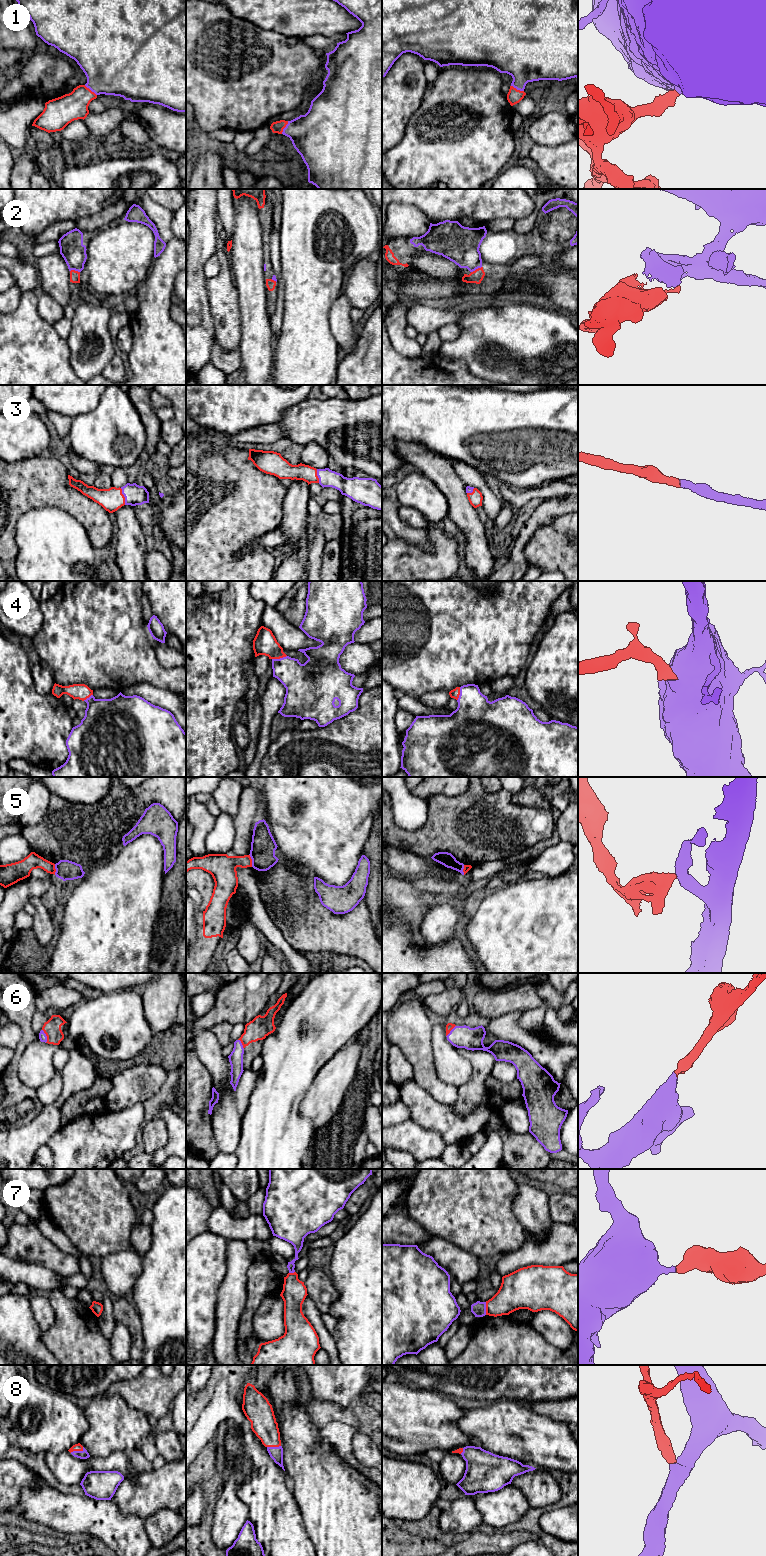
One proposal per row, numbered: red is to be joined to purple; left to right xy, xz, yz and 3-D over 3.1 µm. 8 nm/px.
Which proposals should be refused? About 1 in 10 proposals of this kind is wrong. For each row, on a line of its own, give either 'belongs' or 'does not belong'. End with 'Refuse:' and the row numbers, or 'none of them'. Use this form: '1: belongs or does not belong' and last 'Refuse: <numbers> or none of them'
1: belongs
2: belongs
3: belongs
4: belongs
5: does not belong
6: belongs
7: belongs
8: belongs
Refuse: 5

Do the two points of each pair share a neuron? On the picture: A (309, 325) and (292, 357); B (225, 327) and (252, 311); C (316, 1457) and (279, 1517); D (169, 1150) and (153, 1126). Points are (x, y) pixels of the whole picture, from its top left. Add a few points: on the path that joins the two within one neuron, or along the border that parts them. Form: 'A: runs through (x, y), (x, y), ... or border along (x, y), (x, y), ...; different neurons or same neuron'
A: runs through (306, 333), (305, 344), (300, 349); same neuron
B: border along (237, 295), (240, 311), (240, 342); different neurons
C: border along (291, 1492), (302, 1516); different neurons
D: border along (164, 1121), (167, 1143), (151, 1154); different neurons

